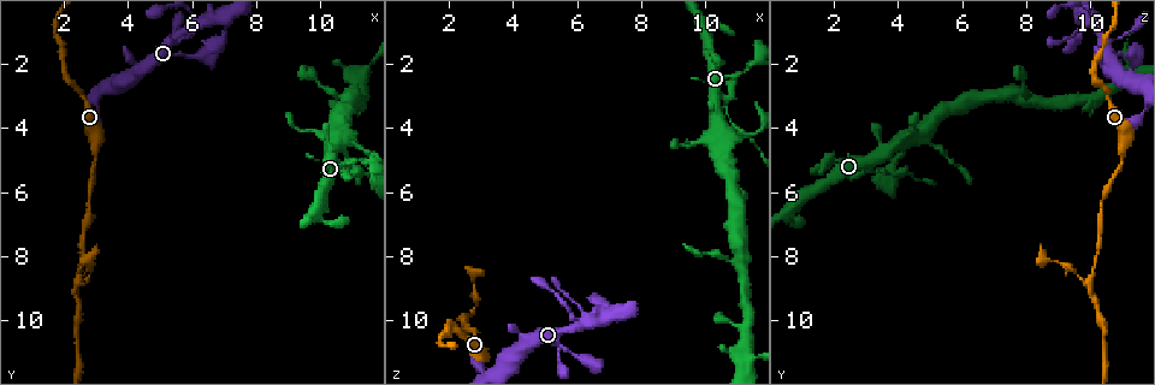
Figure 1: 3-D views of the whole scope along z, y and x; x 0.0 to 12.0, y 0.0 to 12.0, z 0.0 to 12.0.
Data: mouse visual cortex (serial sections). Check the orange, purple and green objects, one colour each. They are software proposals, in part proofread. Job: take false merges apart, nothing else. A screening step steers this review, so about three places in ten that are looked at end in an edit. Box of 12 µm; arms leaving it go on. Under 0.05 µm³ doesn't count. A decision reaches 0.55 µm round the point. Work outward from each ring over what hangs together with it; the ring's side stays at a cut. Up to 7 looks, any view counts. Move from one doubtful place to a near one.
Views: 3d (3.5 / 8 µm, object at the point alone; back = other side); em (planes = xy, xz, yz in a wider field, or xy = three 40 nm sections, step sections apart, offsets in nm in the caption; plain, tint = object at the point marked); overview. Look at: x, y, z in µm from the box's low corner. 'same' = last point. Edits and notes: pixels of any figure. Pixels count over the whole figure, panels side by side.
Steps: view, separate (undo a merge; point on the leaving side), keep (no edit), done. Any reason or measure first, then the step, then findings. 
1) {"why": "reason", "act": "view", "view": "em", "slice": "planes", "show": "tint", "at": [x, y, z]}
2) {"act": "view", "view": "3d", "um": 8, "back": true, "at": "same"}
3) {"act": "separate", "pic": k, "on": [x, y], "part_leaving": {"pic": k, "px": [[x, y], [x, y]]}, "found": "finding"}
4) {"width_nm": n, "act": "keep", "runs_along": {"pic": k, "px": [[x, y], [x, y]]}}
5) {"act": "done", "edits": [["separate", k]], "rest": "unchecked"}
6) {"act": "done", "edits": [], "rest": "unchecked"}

{"why": "calibre changes", "act": "view", "view": "3d", "um": 3.5, "at": [3.0, 4.7, 10.9]}

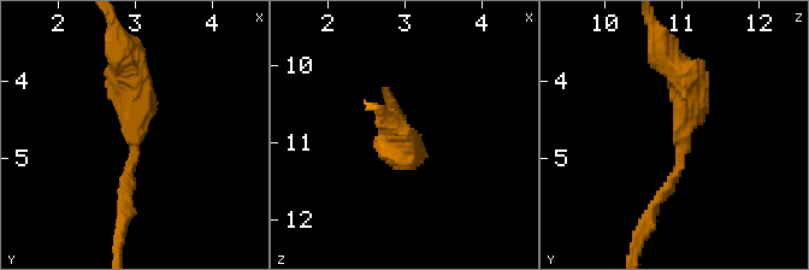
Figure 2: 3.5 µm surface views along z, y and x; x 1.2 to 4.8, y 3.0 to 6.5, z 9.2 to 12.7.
{"arm_widths_nm": [150, 450], "why": "need the tissue", "act": "view", "view": "em", "slice": "xy", "step": 3, "show": "tint", "at": [3.00, 4.80, 11.00]}

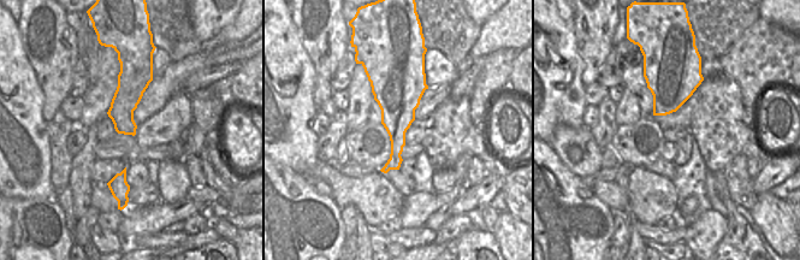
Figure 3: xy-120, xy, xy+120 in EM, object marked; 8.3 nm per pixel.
{"act": "keep", "found": "all the same cell"}

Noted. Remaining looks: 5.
{"why": "sharp bend", "act": "view", "view": "3d", "um": 3.5, "at": [2.4, 8.7, 10.0]}

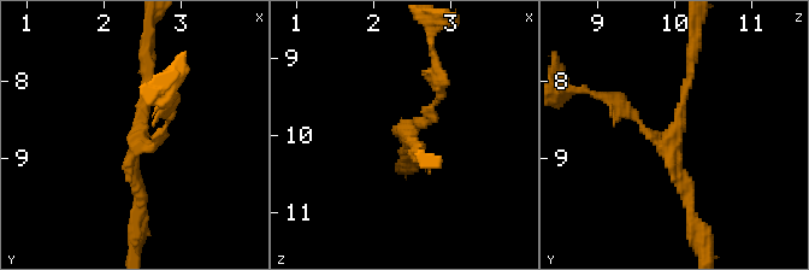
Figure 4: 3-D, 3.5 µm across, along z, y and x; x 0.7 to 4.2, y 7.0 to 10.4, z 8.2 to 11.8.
{"arms": 3, "arm_widths_nm": [150, 150, 200], "act": "view", "view": "em", "slice": "xy", "step": 2, "show": "tint", "at": [2.45, 8.75, 10.00]}

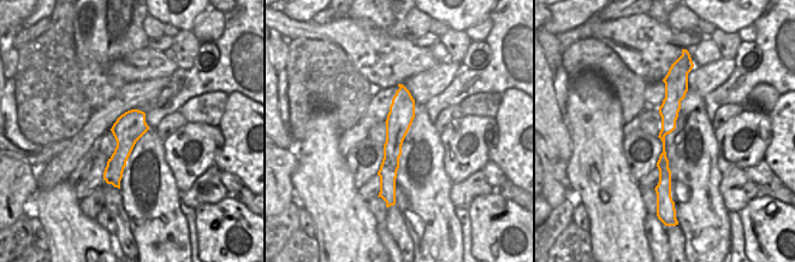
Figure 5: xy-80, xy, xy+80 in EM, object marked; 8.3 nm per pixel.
{"act": "keep", "runs_along": {"pic": 5, "px": [[674, 69], [663, 134], [664, 194]]}, "found": "one cell here"}

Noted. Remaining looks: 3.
{"why": "thick turns thin", "act": "view", "view": "3d", "um": 3.5, "at": [10.7, 5.4, 3.6]}

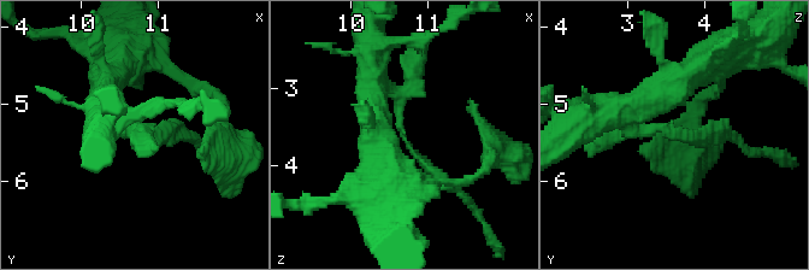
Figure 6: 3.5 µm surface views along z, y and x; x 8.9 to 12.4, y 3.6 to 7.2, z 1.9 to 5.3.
{"why": "shape alone is not enough", "act": "view", "view": "em", "slice": "xy", "step": 3, "show": "tint", "at": [10.60, 5.35, 3.55]}

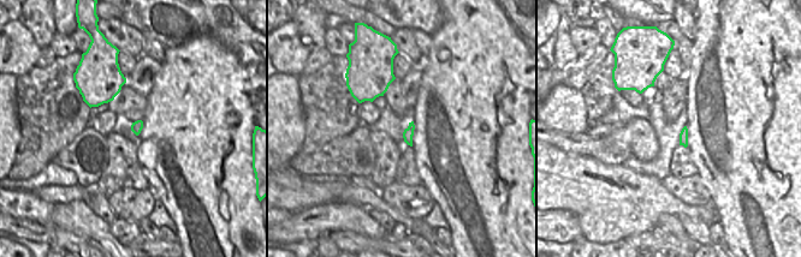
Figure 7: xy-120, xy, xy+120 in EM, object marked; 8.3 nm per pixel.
{"act": "view", "view": "em", "slice": "xy", "step": 5, "show": "tint", "at": "same"}

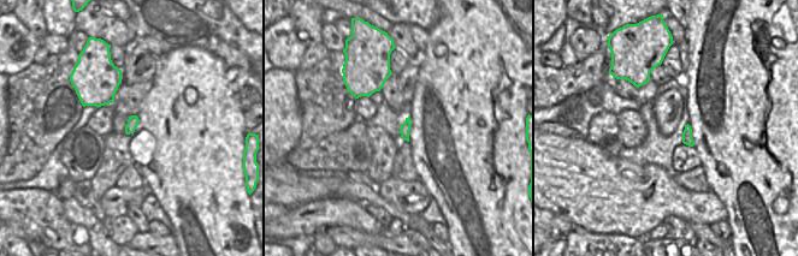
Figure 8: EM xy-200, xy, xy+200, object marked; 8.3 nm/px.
{"act": "separate", "pic": 6, "on": [143, 147], "part_leaving": {"pic": 6, "px": [[129, 127], [140, 139], [181, 135]]}, "found": "two cells meet here"}

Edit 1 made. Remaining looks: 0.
{"act": "done", "edits": [["separate", 6]], "rest": "unchecked"}

